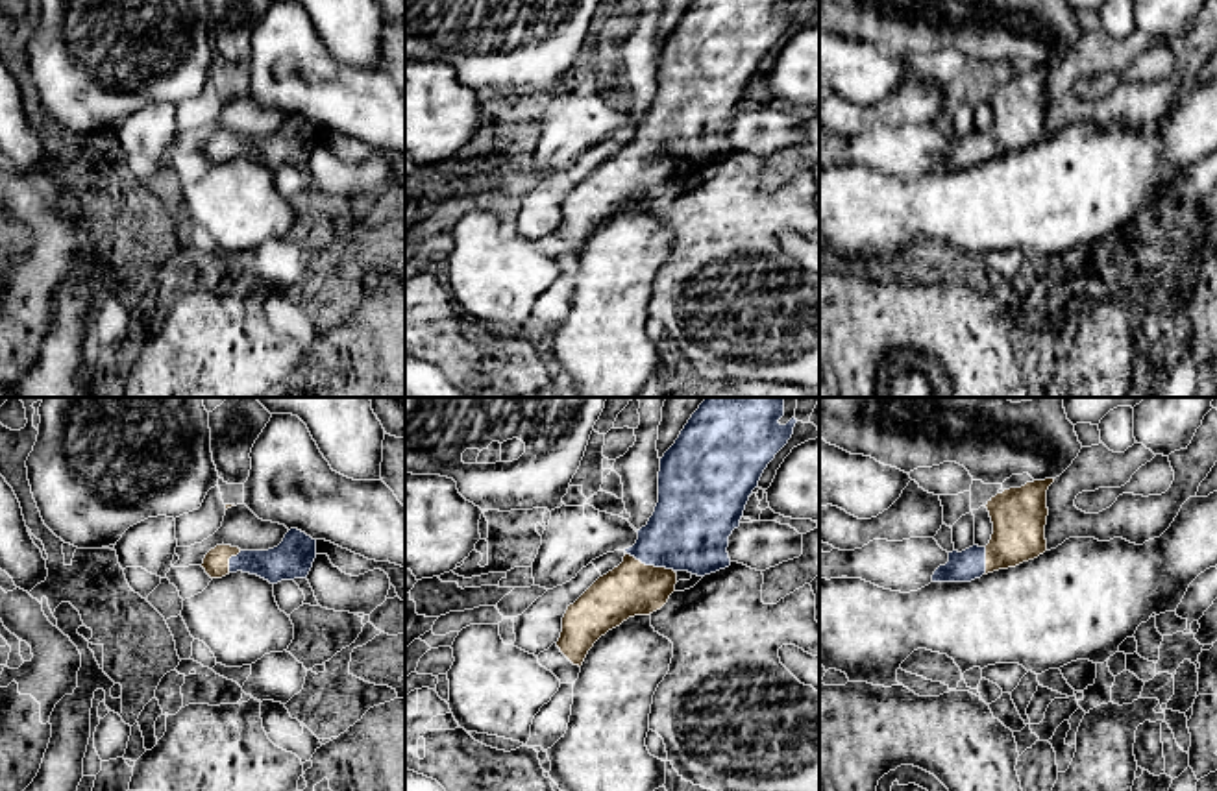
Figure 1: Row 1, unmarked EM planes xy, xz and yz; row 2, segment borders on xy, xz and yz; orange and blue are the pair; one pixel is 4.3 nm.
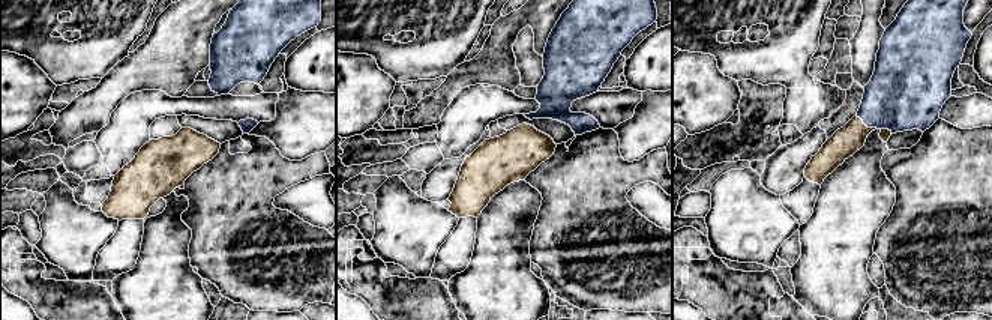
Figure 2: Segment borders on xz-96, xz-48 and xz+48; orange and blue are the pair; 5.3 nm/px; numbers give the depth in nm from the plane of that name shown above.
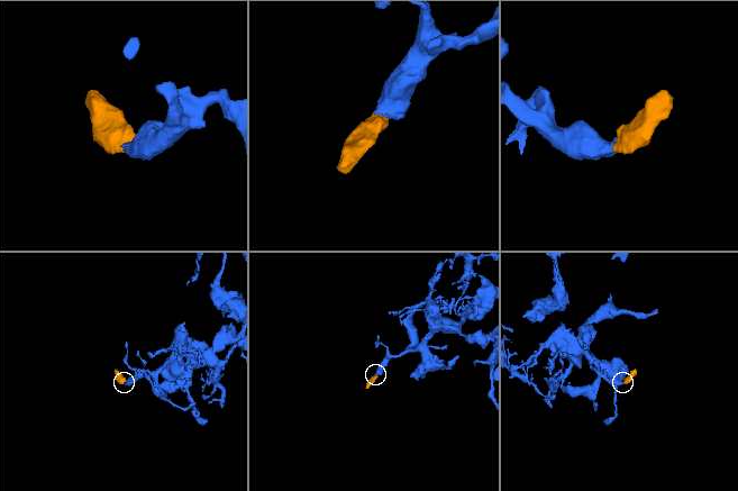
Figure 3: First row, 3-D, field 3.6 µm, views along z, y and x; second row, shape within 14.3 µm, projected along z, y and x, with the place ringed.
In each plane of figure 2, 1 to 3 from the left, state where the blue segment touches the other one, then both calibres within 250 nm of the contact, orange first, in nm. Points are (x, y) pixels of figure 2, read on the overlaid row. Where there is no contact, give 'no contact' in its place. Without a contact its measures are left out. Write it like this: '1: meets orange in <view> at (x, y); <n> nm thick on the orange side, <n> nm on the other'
1: no contact
2: no contact
3: meets orange in xz+48 at (865, 125); 160 nm thick on the orange side, 380 nm on the other

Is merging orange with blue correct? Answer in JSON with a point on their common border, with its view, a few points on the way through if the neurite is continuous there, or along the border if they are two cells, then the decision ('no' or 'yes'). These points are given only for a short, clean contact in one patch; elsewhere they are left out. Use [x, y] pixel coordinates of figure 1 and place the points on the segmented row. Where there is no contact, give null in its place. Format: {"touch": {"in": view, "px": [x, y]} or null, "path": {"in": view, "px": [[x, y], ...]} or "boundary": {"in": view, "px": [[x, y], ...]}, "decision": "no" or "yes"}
{"touch": {"in": "xz", "px": [650, 566]}, "path": {"in": "xz", "px": [[633, 588], [650, 566], [688, 531]]}, "decision": "yes"}

